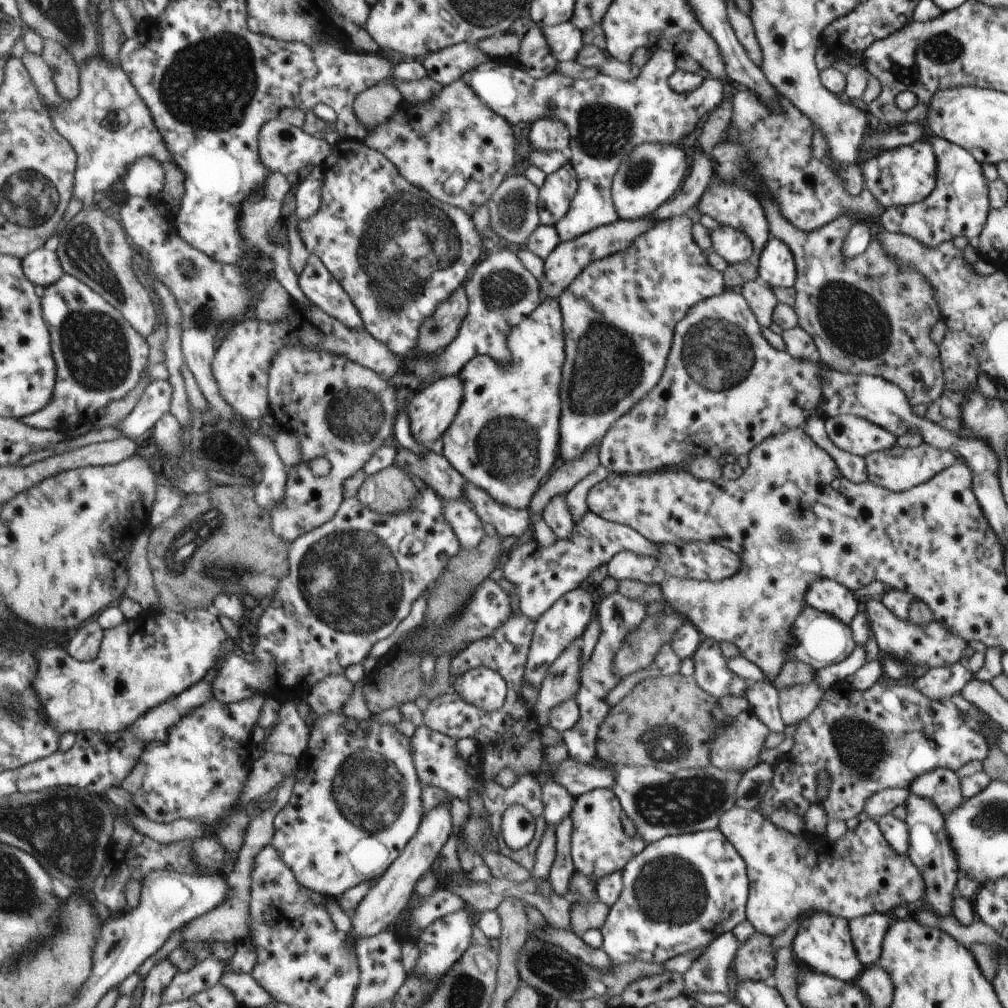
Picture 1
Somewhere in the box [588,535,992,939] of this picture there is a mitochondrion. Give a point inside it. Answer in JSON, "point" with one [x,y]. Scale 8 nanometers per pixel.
{"point":[680,803]}

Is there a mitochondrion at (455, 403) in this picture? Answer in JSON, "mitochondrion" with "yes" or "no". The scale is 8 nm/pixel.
{"mitochondrion":"no"}

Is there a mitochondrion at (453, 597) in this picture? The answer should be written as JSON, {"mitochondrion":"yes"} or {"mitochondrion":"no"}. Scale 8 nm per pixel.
{"mitochondrion":"yes"}

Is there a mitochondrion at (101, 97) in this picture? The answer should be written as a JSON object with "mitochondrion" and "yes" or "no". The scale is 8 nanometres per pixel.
{"mitochondrion":"no"}

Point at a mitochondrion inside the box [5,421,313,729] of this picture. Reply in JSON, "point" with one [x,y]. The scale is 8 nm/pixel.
{"point":[182,553]}

